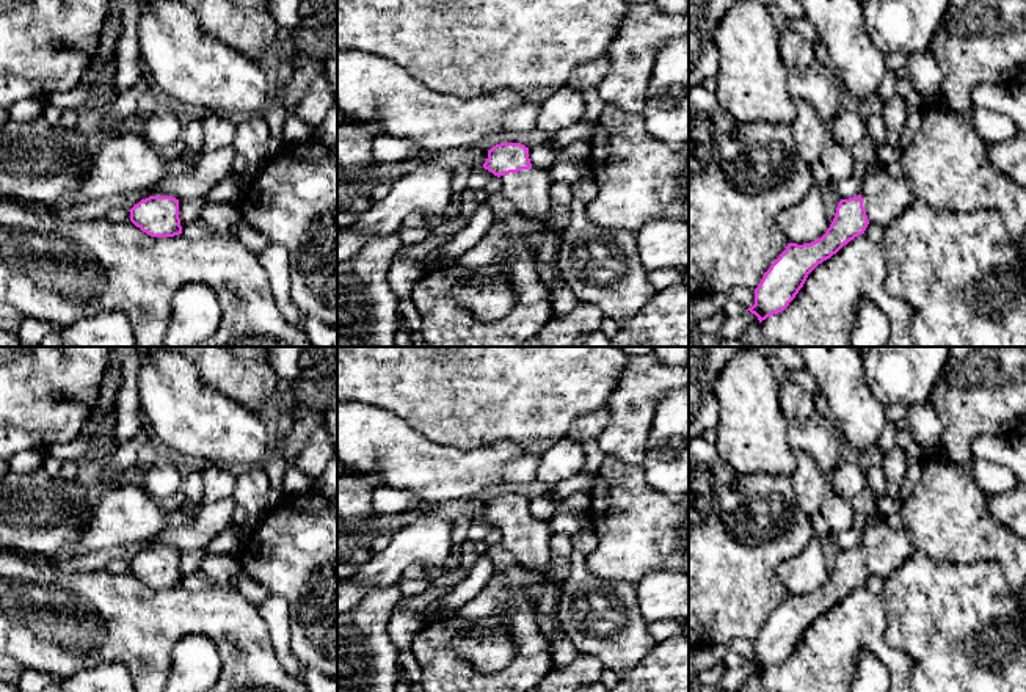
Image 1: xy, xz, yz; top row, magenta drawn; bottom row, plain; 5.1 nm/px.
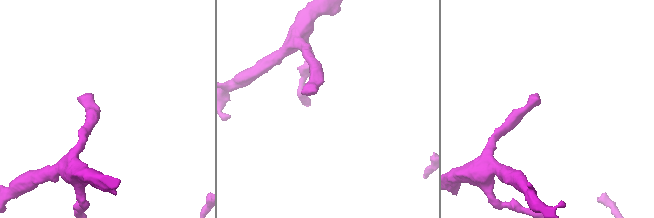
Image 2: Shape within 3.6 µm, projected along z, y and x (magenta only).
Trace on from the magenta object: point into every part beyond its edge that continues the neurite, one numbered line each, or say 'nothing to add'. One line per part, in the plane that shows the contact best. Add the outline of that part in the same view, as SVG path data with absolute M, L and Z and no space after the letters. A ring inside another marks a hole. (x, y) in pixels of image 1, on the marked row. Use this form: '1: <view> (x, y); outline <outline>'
1: xz (527, 189); outline M535 166L500 176L500 193L513 202L516 210L538 224L552 221L551 215L551 179L548 171Z

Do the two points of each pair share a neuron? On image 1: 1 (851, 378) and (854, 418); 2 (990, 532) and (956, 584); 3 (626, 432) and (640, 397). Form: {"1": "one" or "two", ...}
{"1": "one", "2": "two", "3": "one"}

